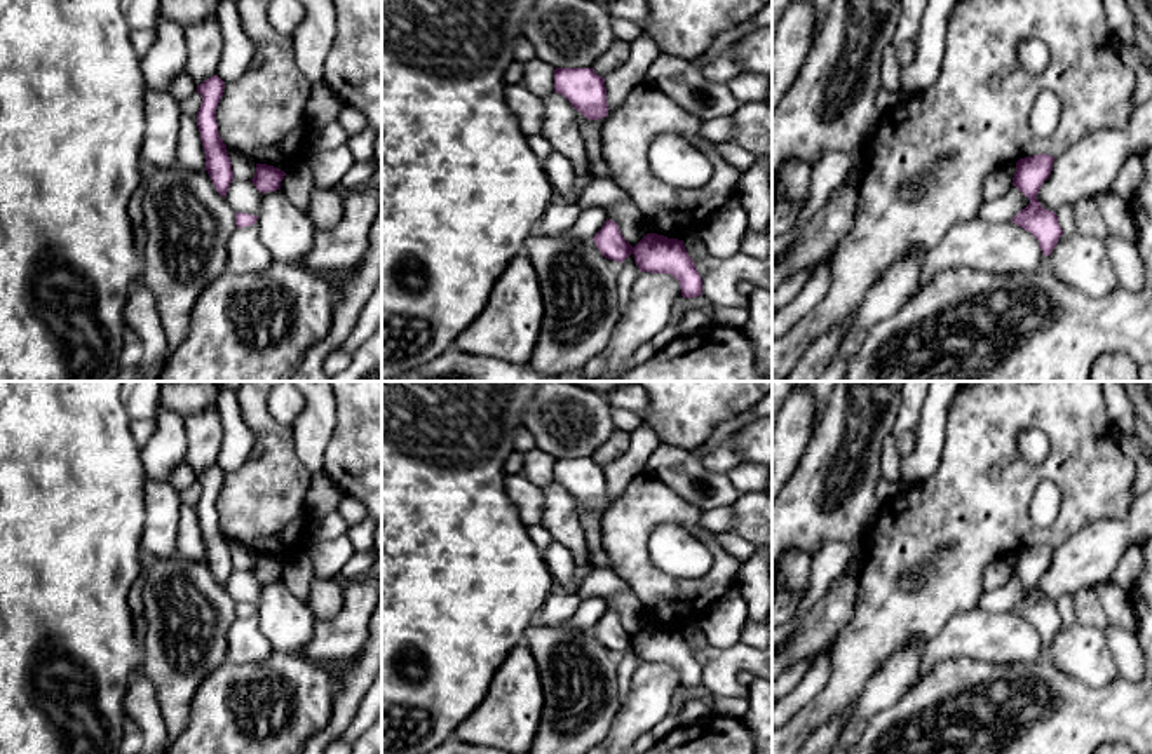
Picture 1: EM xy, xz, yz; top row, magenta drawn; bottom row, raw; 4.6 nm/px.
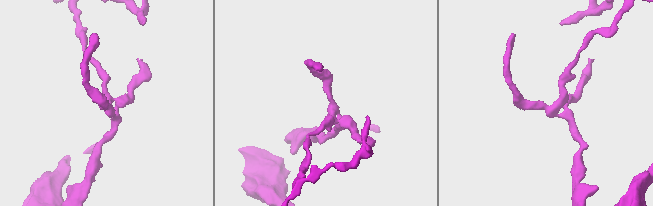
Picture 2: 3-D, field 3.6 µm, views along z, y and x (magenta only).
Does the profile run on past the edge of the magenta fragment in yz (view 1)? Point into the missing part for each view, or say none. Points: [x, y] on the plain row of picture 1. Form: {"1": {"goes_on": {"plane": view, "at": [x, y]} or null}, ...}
{"1": {"goes_on": null}}

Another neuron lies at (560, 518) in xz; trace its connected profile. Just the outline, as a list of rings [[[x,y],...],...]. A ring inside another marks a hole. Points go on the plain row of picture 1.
[[[551,482],[540,489],[544,495],[540,524],[554,542],[572,552],[573,562],[580,562],[587,554],[587,542],[575,510],[575,498],[558,482]]]

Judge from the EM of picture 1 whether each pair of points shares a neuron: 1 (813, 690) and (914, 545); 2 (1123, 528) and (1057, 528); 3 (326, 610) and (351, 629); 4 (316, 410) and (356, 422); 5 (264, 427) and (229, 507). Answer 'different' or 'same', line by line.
1: different
2: different
3: different
4: different
5: same

